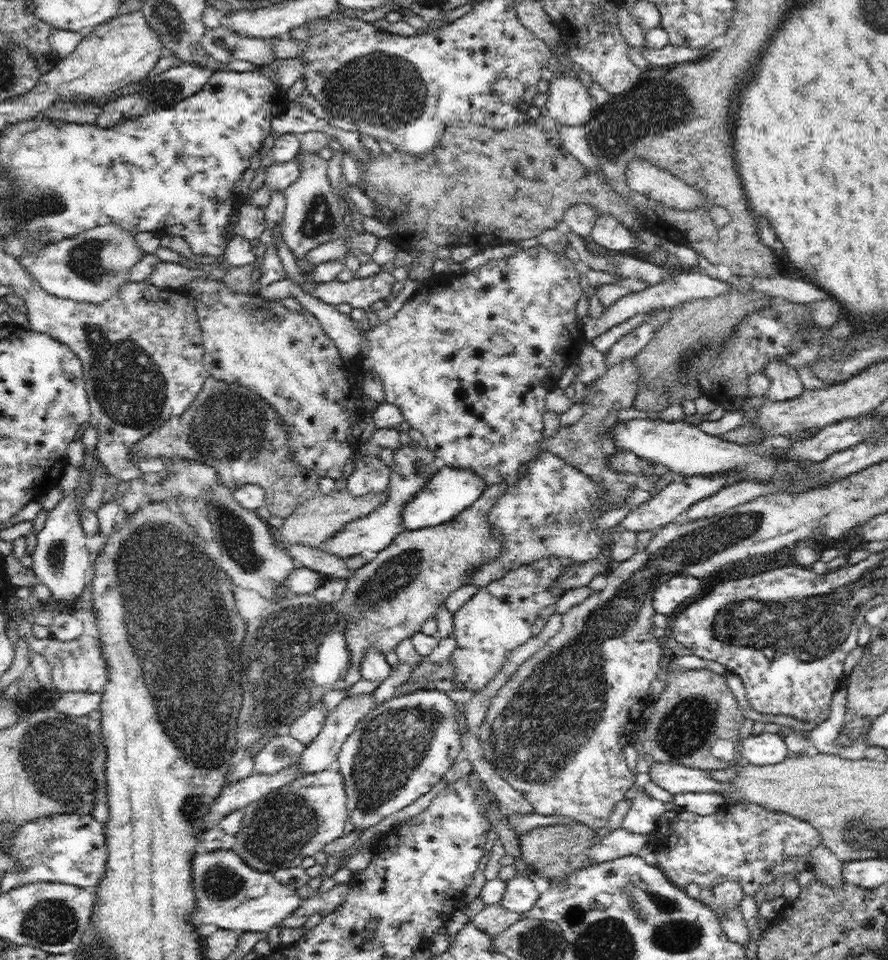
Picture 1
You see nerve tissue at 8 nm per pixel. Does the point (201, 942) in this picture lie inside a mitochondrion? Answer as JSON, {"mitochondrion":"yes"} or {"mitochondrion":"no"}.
{"mitochondrion":"no"}

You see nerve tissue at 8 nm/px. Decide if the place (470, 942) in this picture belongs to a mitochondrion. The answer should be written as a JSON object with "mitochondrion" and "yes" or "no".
{"mitochondrion":"no"}

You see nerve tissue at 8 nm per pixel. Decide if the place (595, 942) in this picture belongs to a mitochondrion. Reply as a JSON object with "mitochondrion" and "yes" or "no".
{"mitochondrion":"yes"}

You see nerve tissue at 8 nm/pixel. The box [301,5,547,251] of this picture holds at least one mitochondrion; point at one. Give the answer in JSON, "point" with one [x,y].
{"point":[359,90]}

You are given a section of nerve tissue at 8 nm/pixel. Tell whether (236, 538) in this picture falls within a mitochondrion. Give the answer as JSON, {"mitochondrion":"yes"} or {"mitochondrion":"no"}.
{"mitochondrion":"yes"}

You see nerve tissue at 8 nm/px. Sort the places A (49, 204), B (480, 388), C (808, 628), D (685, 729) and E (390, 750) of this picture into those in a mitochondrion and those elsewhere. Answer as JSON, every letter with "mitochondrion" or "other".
{"A":"mitochondrion","B":"other","C":"mitochondrion","D":"mitochondrion","E":"mitochondrion"}

